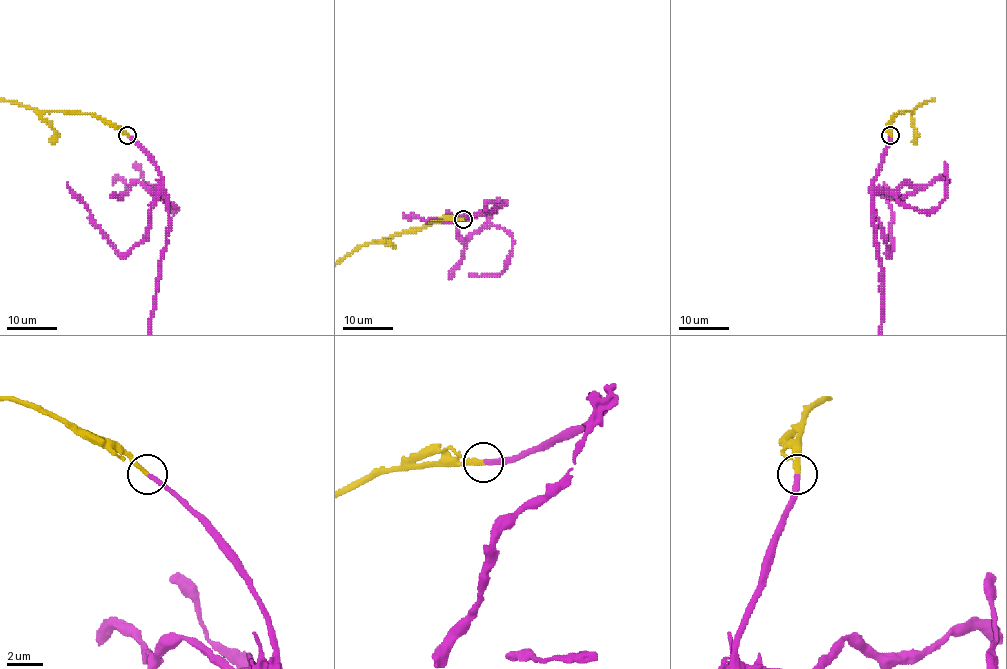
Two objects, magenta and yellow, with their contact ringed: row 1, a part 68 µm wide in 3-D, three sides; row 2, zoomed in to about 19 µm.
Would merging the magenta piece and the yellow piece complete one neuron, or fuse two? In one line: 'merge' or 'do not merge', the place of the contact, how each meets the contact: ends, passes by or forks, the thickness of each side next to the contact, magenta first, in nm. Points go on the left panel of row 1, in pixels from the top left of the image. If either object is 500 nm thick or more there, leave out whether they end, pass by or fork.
merge; at (127, 135); magenta ends there; yellow ends there; 260 nm thick on the magenta side, 280 nm on the other

